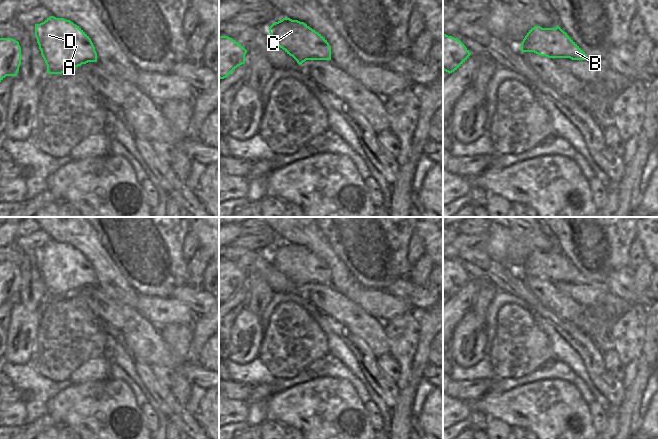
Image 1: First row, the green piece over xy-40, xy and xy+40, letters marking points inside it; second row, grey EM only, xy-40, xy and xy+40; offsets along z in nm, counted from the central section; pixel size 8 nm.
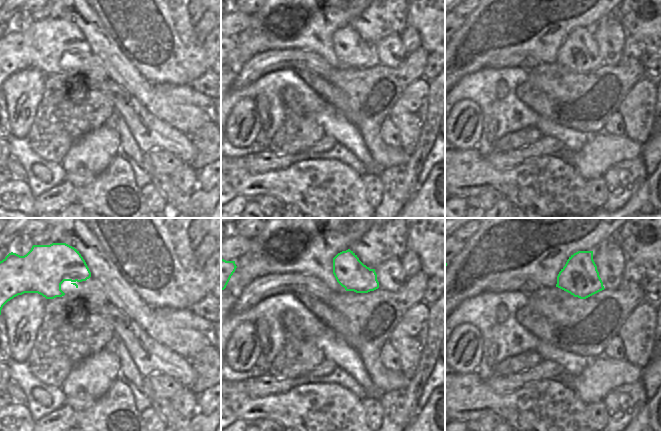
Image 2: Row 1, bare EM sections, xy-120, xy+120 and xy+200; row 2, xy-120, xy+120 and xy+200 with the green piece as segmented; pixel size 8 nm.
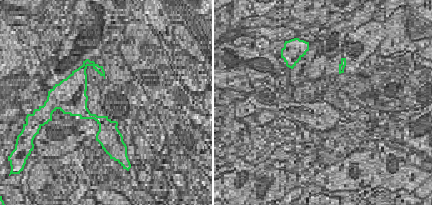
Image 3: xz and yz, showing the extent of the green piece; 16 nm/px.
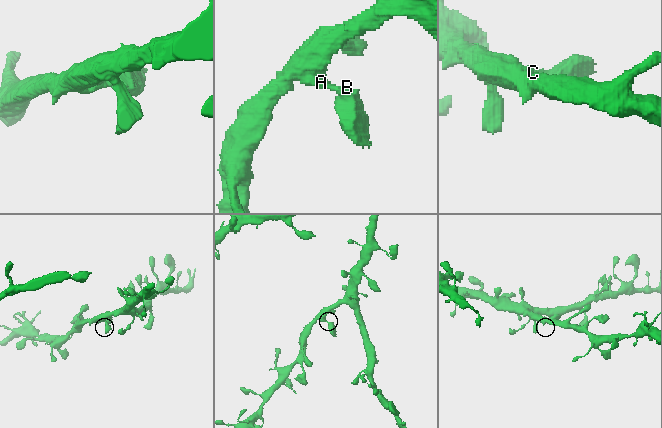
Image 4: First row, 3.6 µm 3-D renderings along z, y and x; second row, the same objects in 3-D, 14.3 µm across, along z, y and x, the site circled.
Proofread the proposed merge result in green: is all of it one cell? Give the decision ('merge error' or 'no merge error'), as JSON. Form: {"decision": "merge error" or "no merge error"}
{"decision": "no merge error"}

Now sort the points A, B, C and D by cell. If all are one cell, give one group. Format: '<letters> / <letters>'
A B C D

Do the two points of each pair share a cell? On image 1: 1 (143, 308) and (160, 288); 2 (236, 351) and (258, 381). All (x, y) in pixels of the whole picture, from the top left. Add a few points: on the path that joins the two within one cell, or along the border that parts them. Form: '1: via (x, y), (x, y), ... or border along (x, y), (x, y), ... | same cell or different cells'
1: border along (139, 293), (170, 298) | different cells
2: border along (256, 357), (243, 364), (236, 364), (229, 360) | different cells

